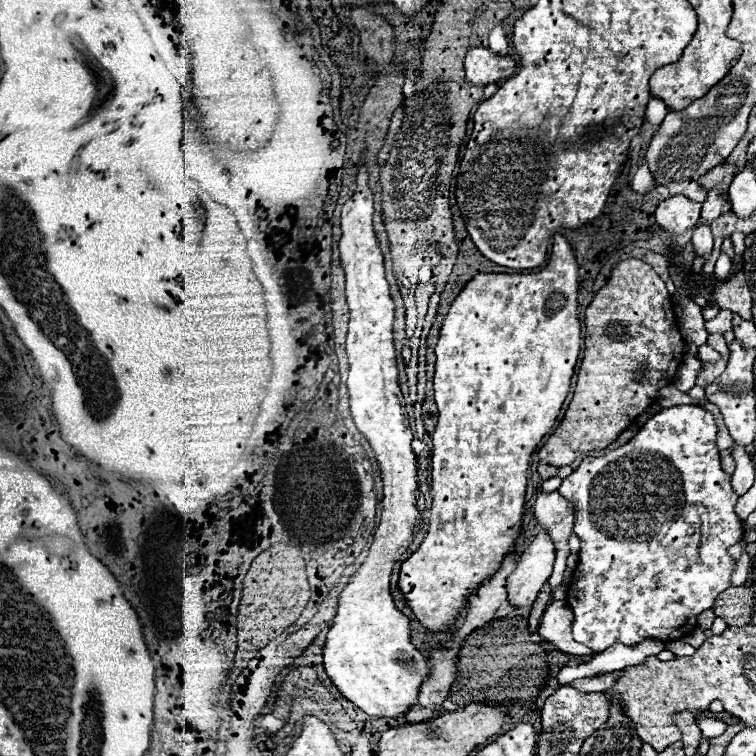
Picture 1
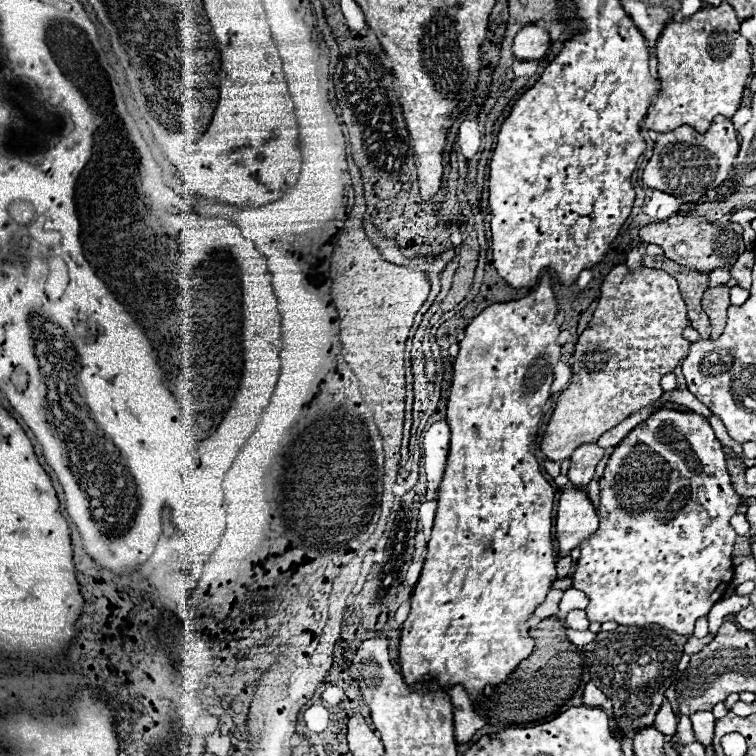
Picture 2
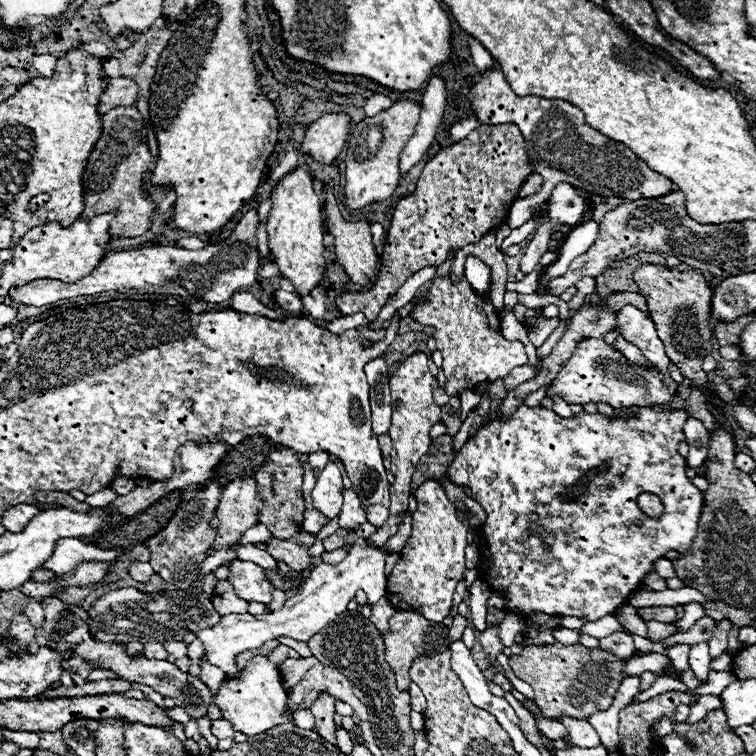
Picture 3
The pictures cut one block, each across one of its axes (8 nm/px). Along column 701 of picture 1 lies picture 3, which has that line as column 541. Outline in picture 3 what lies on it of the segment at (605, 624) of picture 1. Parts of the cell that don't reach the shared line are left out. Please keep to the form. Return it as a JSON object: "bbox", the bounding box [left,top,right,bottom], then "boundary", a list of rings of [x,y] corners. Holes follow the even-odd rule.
{"bbox":[448,406,704,622],"boundary":[[[520,406],[512,418],[500,418],[490,422],[486,428],[482,428],[476,436],[472,436],[462,450],[454,456],[450,468],[448,468],[448,478],[452,484],[456,486],[468,486],[472,492],[472,500],[476,500],[484,512],[486,512],[486,522],[482,524],[482,544],[480,544],[480,552],[482,558],[486,558],[488,570],[484,570],[480,574],[480,578],[492,586],[492,590],[496,594],[502,596],[504,600],[504,608],[528,618],[532,612],[542,612],[542,614],[562,614],[562,616],[576,616],[576,618],[584,618],[586,622],[596,622],[602,616],[614,616],[630,598],[632,592],[638,590],[638,584],[642,582],[644,576],[648,576],[650,572],[654,572],[654,562],[664,558],[666,552],[676,550],[680,554],[686,554],[696,538],[698,532],[698,520],[700,520],[700,512],[704,506],[704,496],[702,492],[686,478],[684,472],[684,458],[678,452],[680,442],[684,442],[684,434],[682,434],[682,426],[684,420],[688,420],[688,410],[684,408],[668,408],[664,410],[659,407],[641,407],[638,408],[638,414],[634,418],[606,418],[602,414],[588,414],[588,412],[580,412],[574,414],[570,418],[560,418],[554,410],[536,406],[536,408],[528,408],[528,406]],[[642,492],[652,492],[660,498],[660,502],[664,504],[664,512],[660,518],[650,518],[646,516],[638,504],[636,498]]]}

